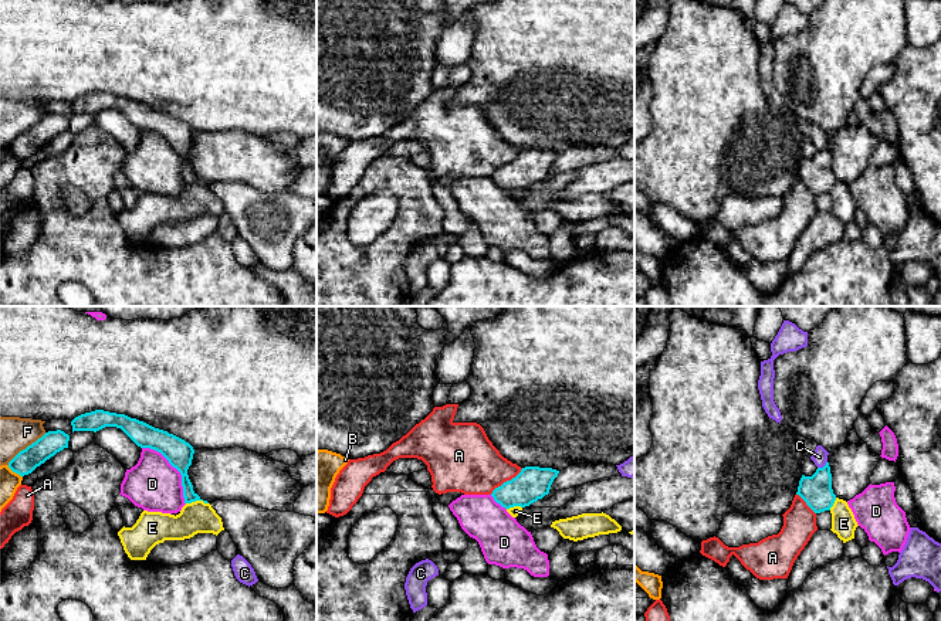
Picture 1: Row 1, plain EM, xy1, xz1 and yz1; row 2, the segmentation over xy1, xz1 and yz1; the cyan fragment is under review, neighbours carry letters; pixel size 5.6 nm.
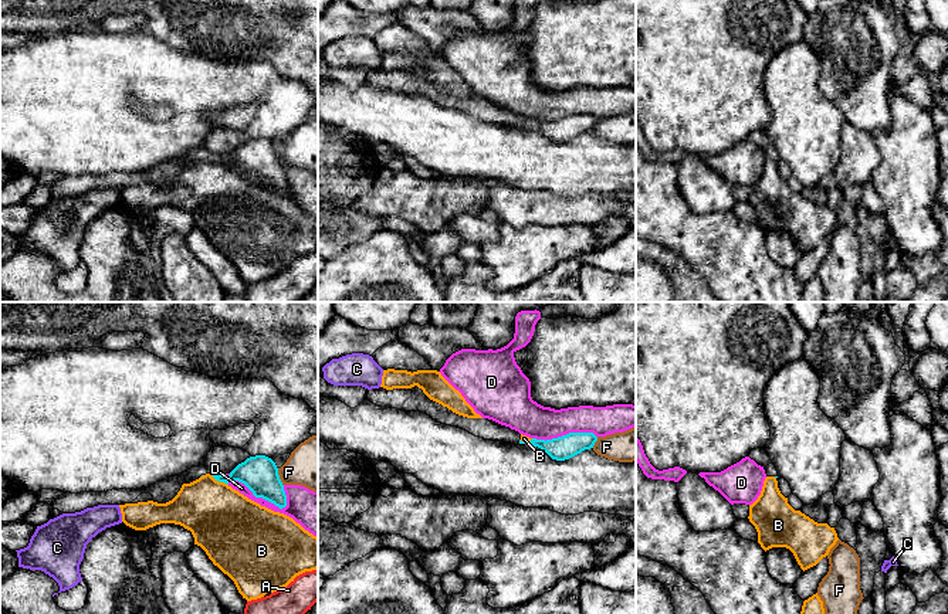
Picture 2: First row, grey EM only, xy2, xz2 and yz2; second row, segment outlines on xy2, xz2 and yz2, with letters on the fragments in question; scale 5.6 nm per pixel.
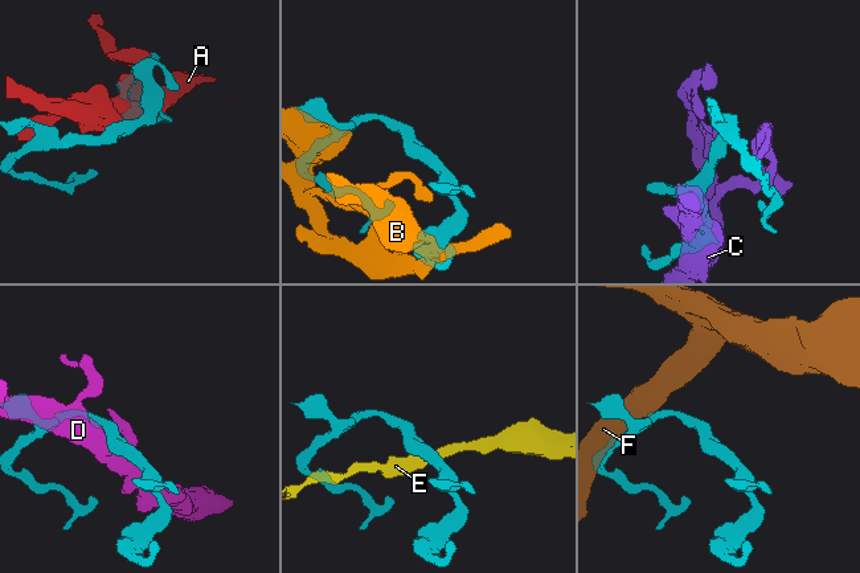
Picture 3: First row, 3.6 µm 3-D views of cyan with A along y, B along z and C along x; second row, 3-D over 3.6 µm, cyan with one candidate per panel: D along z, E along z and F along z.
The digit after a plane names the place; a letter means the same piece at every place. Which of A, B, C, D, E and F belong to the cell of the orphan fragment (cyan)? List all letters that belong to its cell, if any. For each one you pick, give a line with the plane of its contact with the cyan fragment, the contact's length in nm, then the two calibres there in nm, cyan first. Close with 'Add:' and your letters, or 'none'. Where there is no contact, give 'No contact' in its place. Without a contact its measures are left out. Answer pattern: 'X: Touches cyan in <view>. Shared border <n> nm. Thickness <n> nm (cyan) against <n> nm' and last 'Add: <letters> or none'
Add: none

